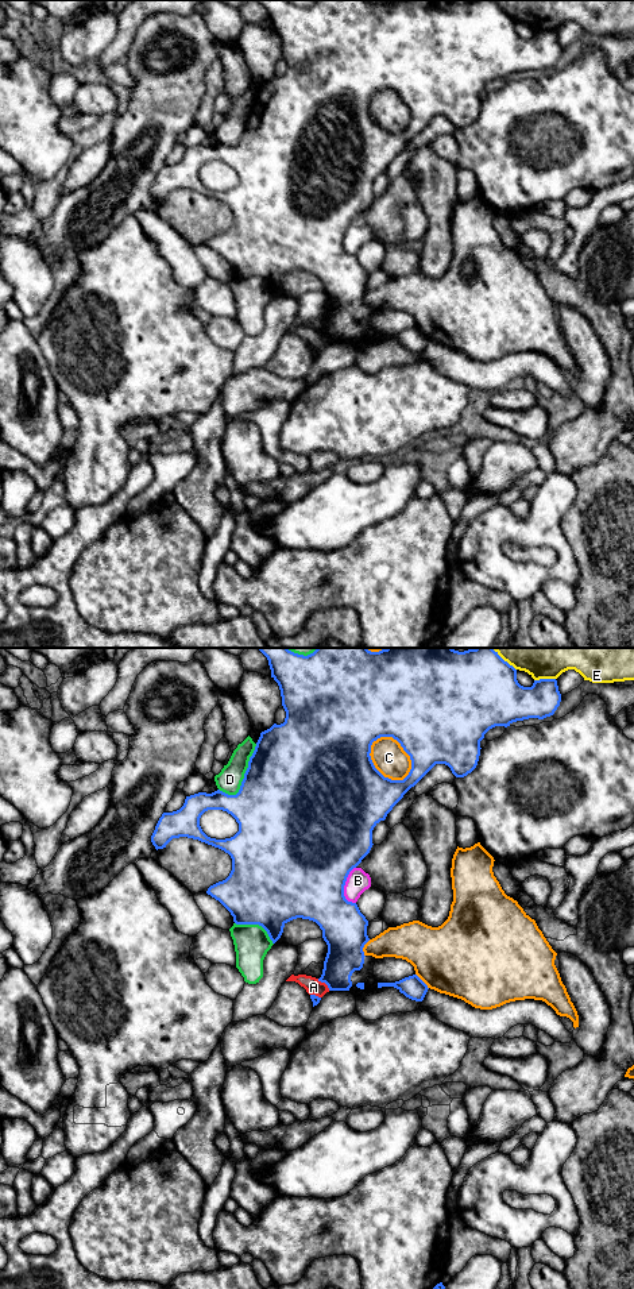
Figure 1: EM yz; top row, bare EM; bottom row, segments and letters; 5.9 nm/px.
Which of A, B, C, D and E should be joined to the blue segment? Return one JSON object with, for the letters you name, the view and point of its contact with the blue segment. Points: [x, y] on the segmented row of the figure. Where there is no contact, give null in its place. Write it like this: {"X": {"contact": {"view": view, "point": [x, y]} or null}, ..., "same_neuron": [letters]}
{"same_neuron": []}

